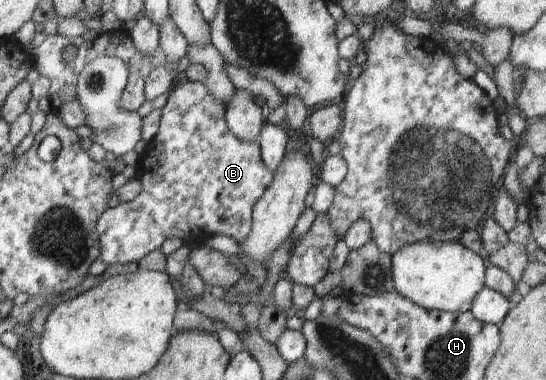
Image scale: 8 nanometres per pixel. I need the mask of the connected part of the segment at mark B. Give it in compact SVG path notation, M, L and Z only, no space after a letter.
M188 81L184 84L179 84L175 89L168 92L168 101L163 108L163 114L161 115L159 129L152 138L151 141L156 142L156 156L153 162L156 164L148 165L147 156L141 155L139 165L137 168L137 175L135 178L140 180L142 189L139 196L135 197L128 203L121 203L120 205L108 208L99 217L96 224L97 234L99 237L99 260L105 262L105 264L129 264L129 262L139 262L143 256L153 252L153 250L159 250L161 244L165 242L166 238L173 238L177 236L181 238L185 243L191 242L191 236L195 236L195 240L199 240L199 236L213 236L215 234L222 234L235 239L235 242L242 243L246 237L249 236L252 227L252 210L255 203L263 196L263 193L269 188L272 183L274 174L263 164L262 154L259 148L257 148L257 142L255 141L242 141L239 140L226 125L225 113L226 106L215 100L211 93L207 90L207 87L203 83Z

